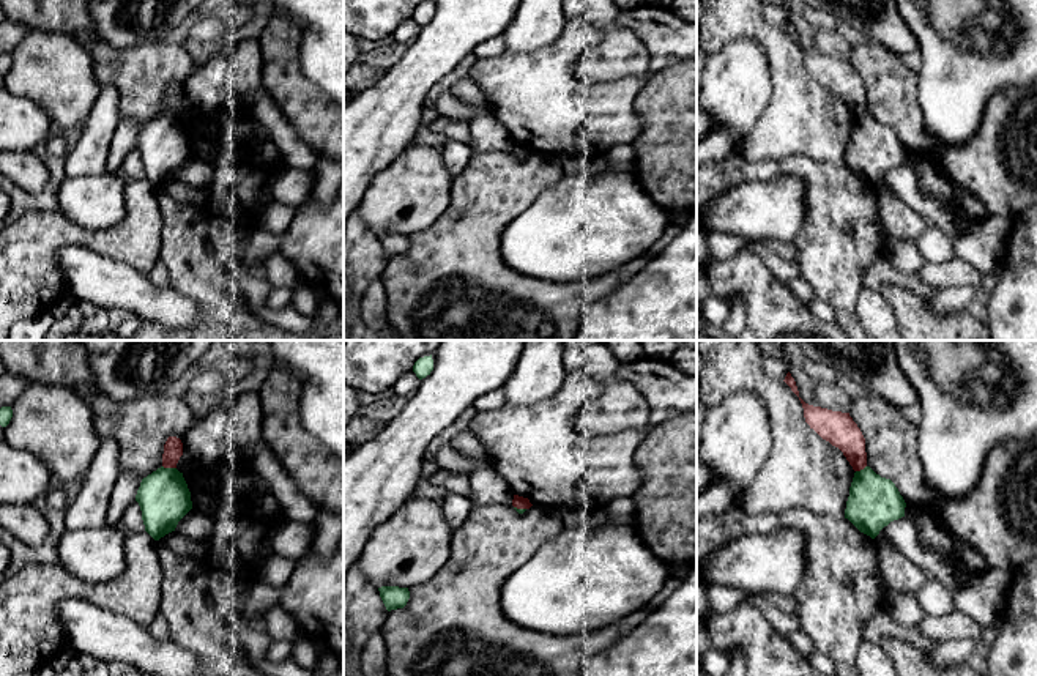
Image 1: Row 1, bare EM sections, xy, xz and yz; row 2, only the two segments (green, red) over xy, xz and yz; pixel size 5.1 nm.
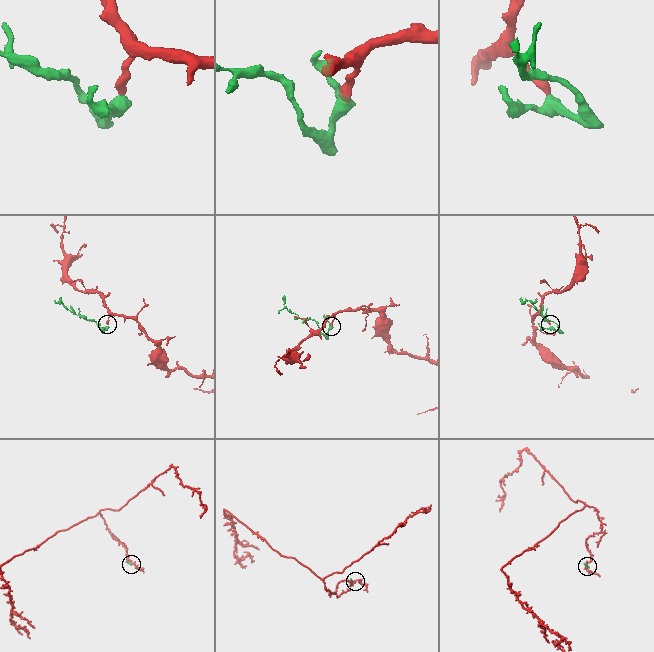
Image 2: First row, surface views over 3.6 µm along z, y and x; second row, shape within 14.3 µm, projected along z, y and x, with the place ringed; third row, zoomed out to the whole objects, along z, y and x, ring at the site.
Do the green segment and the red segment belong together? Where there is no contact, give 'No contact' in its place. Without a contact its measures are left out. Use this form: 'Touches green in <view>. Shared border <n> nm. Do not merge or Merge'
Touches green in xy. Shared border 70 nm. Do not merge

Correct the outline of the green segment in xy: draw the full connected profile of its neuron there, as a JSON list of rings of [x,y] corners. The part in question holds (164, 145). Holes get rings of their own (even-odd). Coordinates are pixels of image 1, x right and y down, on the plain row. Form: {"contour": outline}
{"contour": [[[158,115],[142,126],[136,142],[145,178],[159,188],[175,178],[178,169],[192,156],[191,139],[177,115]]]}

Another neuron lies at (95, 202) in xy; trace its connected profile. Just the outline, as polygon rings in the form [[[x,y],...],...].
[[[109,170],[65,178],[57,192],[58,210],[87,230],[115,227],[126,216],[125,188],[123,175]]]

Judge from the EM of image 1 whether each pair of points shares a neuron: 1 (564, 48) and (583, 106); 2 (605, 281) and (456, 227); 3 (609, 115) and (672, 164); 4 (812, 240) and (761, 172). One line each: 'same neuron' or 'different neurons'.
1: same neuron
2: same neuron
3: different neurons
4: same neuron

